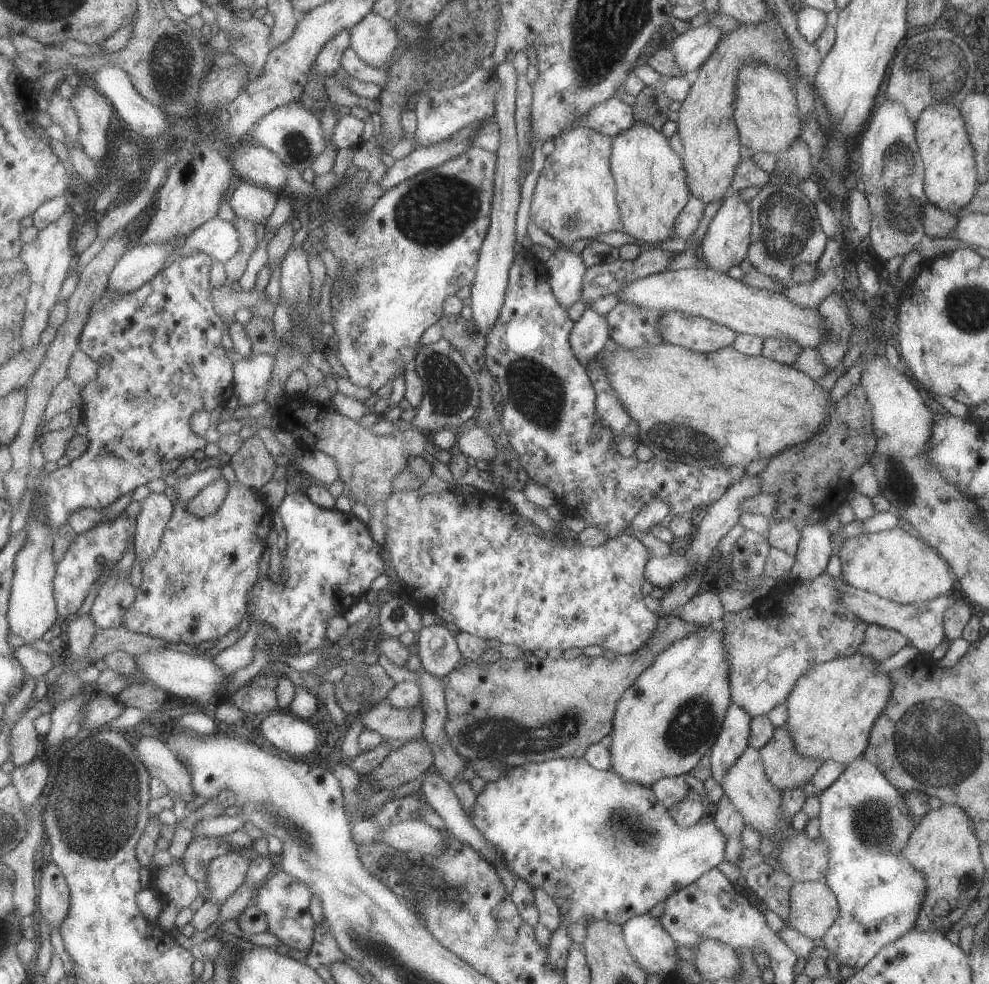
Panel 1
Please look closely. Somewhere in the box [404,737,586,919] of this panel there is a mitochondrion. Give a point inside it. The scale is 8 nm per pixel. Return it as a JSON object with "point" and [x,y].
{"point":[442,892]}

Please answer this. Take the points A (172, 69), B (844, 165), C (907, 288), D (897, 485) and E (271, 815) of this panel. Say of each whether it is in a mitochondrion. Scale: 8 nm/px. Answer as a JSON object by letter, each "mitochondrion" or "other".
{"A":"mitochondrion","B":"other","C":"other","D":"mitochondrion","E":"mitochondrion"}

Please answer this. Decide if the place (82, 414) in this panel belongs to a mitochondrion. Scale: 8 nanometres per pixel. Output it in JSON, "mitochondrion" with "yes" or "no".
{"mitochondrion":"no"}

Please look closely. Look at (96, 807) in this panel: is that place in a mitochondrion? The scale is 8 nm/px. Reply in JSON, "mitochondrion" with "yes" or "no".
{"mitochondrion":"yes"}

